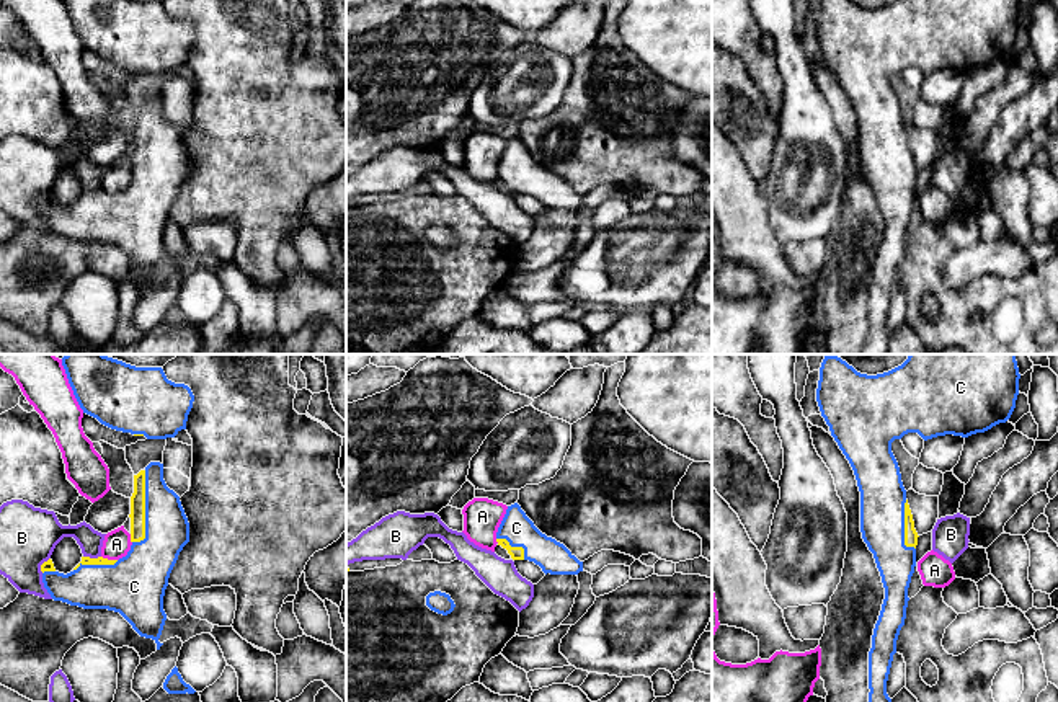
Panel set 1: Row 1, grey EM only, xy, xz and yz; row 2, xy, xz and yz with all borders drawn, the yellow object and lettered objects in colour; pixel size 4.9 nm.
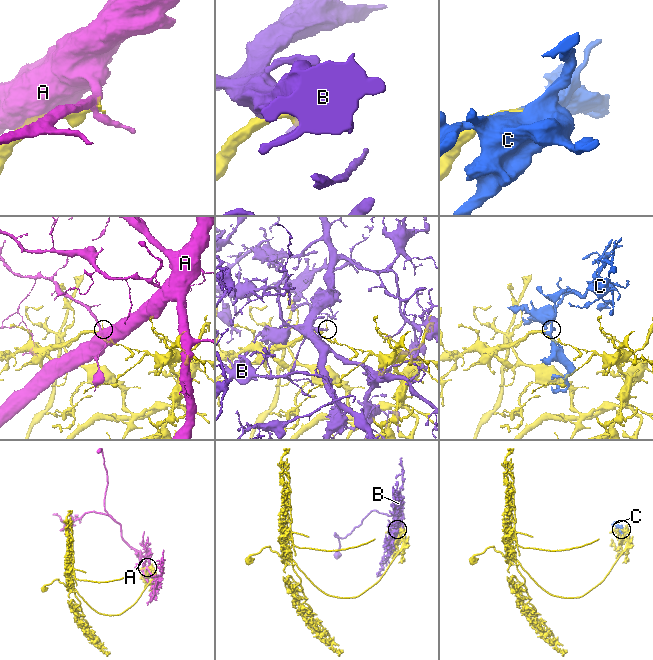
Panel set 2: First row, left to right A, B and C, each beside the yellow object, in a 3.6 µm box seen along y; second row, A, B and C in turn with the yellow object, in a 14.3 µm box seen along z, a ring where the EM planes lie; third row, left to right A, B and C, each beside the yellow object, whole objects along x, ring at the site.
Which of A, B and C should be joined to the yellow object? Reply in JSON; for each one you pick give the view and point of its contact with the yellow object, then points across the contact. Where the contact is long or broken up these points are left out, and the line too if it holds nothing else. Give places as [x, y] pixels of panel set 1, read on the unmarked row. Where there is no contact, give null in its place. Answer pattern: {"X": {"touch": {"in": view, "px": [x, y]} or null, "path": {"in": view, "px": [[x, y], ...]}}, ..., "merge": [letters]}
{"C": {"touch": {"in": "xy", "px": [144, 144]}}, "merge": ["C"]}

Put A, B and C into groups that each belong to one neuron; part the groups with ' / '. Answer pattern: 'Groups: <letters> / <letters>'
Groups: A / B / C

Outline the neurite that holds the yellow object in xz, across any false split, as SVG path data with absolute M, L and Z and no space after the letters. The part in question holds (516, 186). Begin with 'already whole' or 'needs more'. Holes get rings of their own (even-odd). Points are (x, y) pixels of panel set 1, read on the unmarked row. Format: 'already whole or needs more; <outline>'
needs more; M518 137L508 140L498 162L496 176L513 194L529 194L547 209L578 209L580 196L563 178L542 168Z

